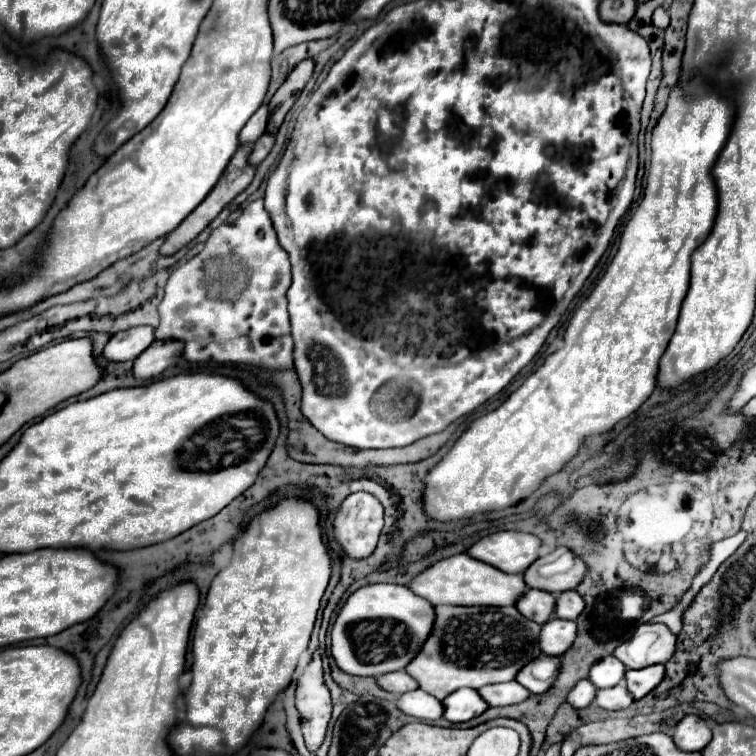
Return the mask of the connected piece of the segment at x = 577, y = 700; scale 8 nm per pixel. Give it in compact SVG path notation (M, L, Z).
M589 680L577 682L577 686L573 686L573 690L567 694L567 702L573 708L587 708L593 702L595 692L597 692L597 688Z

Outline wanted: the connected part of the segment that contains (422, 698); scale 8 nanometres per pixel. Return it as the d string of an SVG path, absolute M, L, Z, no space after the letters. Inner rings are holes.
M419 688L401 694L397 700L397 708L403 710L403 714L409 714L421 720L437 720L443 716L443 704Z

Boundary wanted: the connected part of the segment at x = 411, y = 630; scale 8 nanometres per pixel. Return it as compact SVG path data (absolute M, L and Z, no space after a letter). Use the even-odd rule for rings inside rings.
M369 584L355 590L331 628L331 656L347 674L379 676L403 670L433 628L433 606L399 584Z

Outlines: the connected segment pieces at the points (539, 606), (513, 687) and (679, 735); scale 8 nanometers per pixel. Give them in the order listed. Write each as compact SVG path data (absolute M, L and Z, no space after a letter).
M525 590L525 594L521 594L521 598L517 598L515 608L529 620L543 624L551 618L551 614L555 612L555 596L543 590Z
M507 682L507 684L489 684L483 686L481 690L477 690L481 694L481 698L489 704L489 706L511 706L513 702L523 702L525 698L529 698L529 690L525 690L521 684L517 682Z
M689 714L675 726L673 740L681 750L701 752L711 740L711 728L701 716Z

